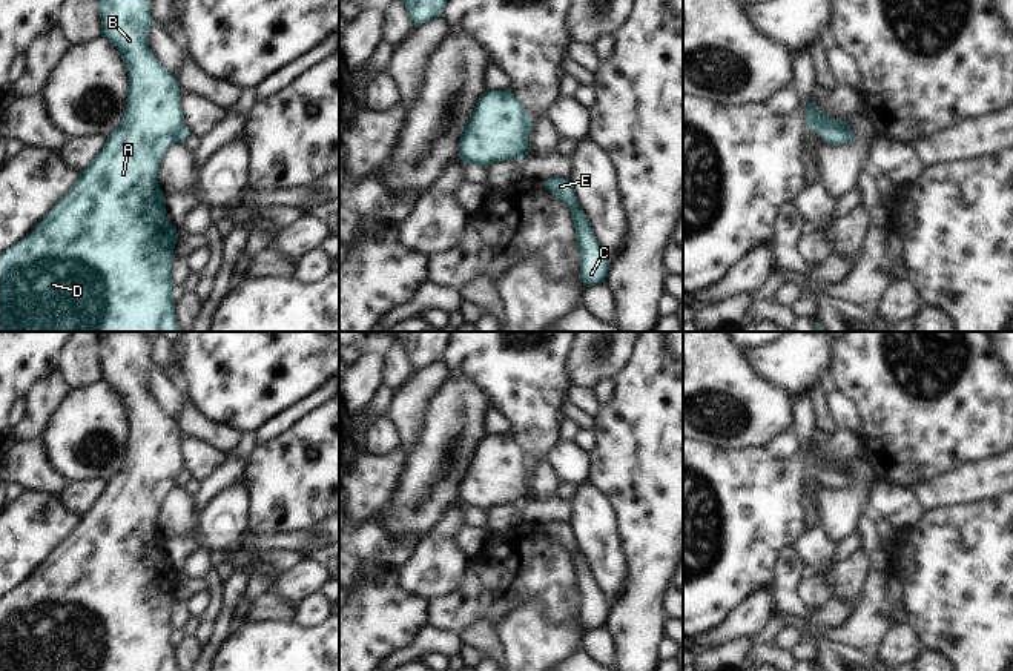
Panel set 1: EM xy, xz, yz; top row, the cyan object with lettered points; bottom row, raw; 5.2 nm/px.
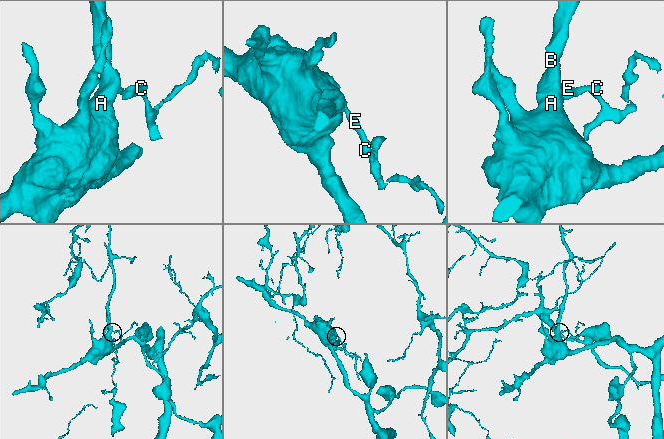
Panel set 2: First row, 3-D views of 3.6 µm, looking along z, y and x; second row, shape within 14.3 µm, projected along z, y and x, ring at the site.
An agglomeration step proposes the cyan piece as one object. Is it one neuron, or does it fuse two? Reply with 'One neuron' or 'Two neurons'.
Two neurons

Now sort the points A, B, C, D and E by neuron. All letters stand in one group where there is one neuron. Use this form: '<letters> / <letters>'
A B D / C E

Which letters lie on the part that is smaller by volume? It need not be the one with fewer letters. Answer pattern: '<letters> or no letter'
C, E

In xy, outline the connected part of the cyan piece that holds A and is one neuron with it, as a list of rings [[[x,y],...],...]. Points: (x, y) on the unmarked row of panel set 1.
[[[106,332],[100,336],[101,379],[118,393],[129,421],[126,454],[68,539],[23,583],[0,597],[0,671],[178,671],[172,645],[178,577],[166,562],[166,539],[157,517],[163,499],[177,487],[184,459],[175,419],[147,392],[153,369],[150,352],[144,332]]]

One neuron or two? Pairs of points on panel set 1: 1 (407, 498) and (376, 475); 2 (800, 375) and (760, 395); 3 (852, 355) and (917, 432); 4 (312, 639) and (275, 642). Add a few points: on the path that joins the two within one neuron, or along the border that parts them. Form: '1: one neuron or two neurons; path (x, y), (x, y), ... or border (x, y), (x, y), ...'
1: two neurons; border (407, 455), (402, 473), (387, 501)
2: two neurons; border (749, 363), (769, 383), (782, 387), (792, 398)
3: one neuron; path (871, 373), (910, 413)
4: one neuron; path (303, 642), (284, 642)

